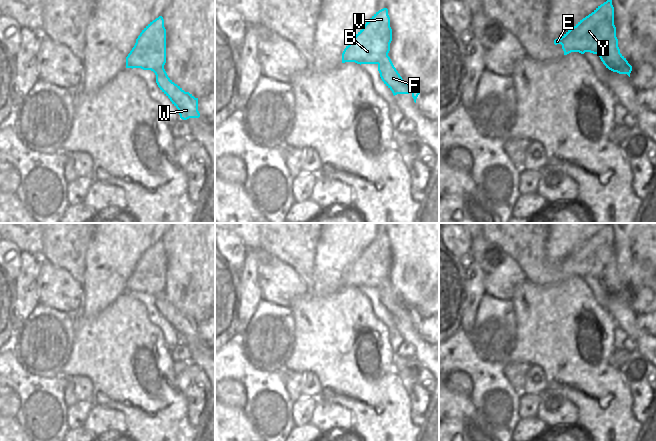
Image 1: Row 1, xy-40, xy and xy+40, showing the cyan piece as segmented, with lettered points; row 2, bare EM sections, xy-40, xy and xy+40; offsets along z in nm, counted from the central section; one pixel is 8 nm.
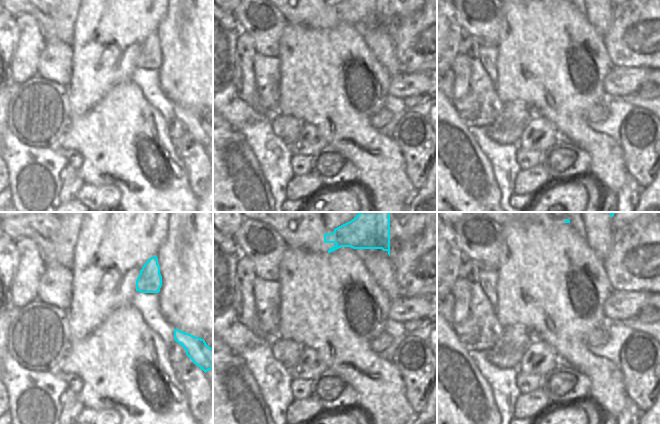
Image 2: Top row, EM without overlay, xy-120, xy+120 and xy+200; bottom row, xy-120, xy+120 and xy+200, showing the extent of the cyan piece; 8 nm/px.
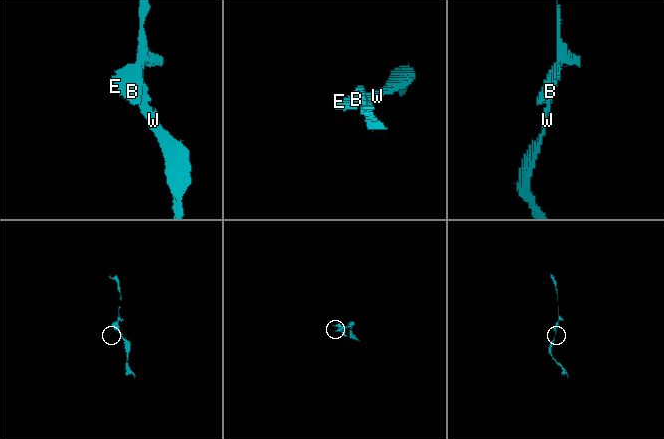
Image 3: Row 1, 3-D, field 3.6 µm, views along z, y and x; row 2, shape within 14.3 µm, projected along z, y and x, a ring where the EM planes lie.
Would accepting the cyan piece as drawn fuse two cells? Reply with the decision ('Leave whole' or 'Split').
Leave whole.

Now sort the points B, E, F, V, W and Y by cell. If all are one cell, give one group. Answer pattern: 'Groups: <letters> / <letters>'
Groups: B E F V W Y.

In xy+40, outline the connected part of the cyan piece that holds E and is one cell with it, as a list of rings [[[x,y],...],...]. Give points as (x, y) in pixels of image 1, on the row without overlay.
[[[612,224],[598,230],[561,262],[555,263],[554,268],[562,269],[564,279],[571,276],[597,278],[606,292],[630,301],[632,290],[618,271]]]

